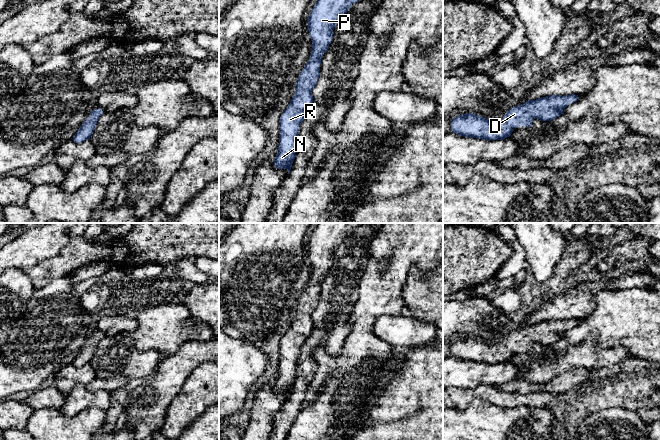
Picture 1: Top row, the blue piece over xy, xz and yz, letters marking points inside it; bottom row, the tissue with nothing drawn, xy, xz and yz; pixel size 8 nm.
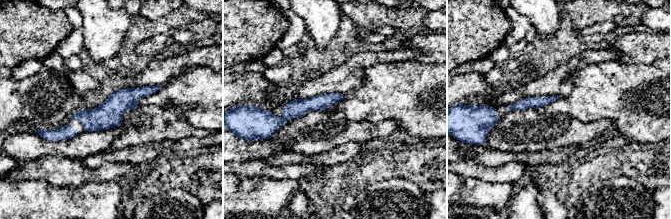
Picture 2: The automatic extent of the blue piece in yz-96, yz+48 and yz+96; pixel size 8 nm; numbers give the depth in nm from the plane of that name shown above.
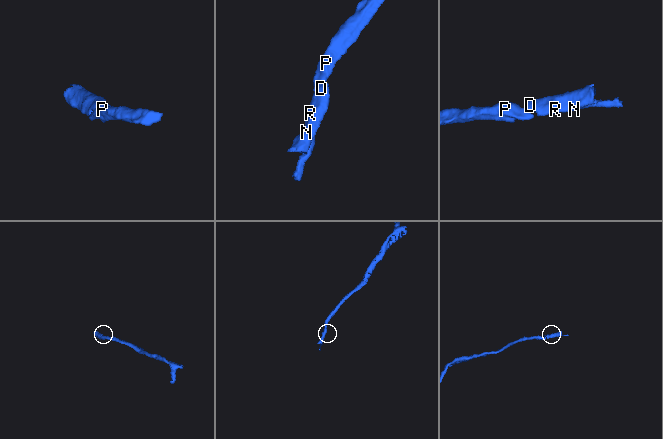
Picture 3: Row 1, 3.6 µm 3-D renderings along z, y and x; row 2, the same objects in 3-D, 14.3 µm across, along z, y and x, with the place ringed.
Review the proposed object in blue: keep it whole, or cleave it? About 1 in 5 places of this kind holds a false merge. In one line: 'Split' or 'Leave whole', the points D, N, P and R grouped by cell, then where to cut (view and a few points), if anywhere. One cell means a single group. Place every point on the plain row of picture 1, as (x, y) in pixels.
Leave whole. Groups: D N P R. No split

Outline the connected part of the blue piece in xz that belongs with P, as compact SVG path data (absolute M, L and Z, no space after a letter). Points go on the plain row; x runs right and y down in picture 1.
M318 223L312 232L308 245L308 255L312 265L309 285L299 298L295 317L290 328L280 340L280 360L274 390L291 394L295 383L297 361L300 348L313 331L312 314L318 302L321 283L327 275L333 254L350 231L361 223Z

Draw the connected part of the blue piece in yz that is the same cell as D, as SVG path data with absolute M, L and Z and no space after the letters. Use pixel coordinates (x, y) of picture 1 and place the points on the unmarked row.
M549 319L509 333L504 342L488 344L473 337L465 337L451 344L452 356L483 364L501 364L509 361L514 352L531 351L535 342L551 345L563 338L563 333L576 326L578 319Z

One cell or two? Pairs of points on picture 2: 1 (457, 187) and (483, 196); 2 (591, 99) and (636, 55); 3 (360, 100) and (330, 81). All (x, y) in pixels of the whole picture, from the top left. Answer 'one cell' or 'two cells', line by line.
1: one cell
2: two cells
3: two cells

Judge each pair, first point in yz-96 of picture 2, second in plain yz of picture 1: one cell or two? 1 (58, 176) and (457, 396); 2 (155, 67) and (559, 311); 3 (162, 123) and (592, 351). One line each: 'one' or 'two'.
1: one
2: one
3: one

